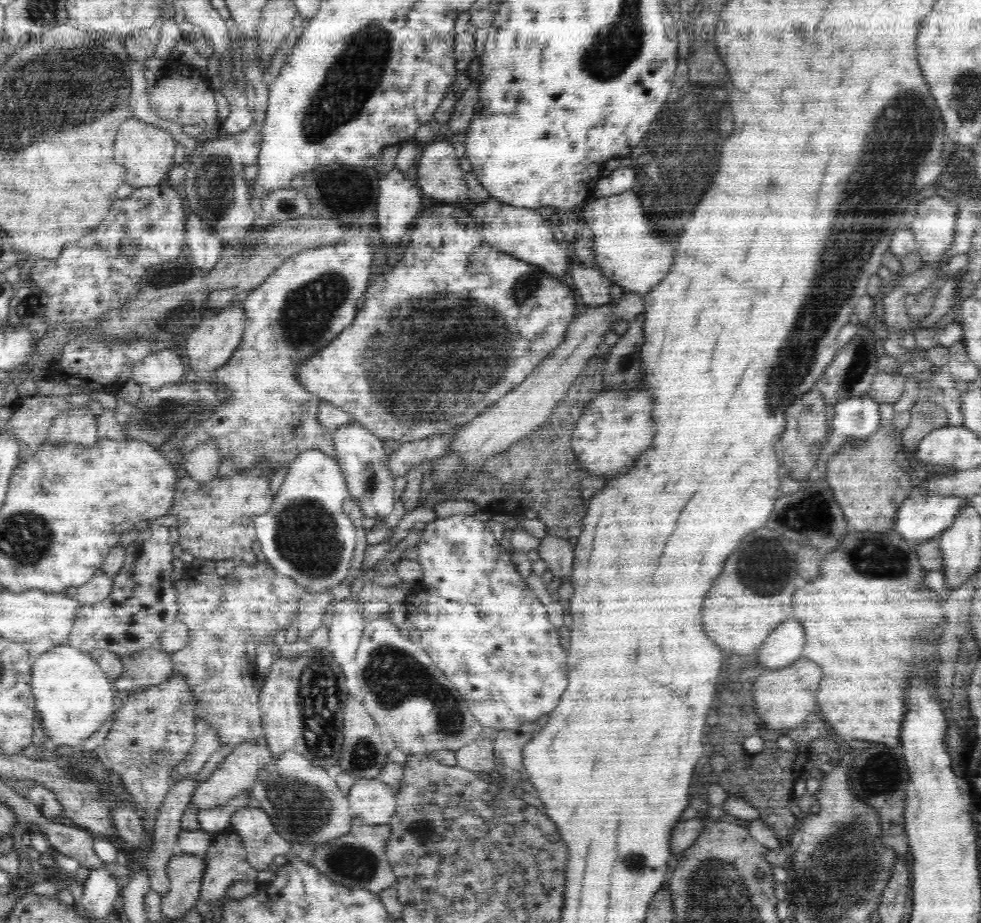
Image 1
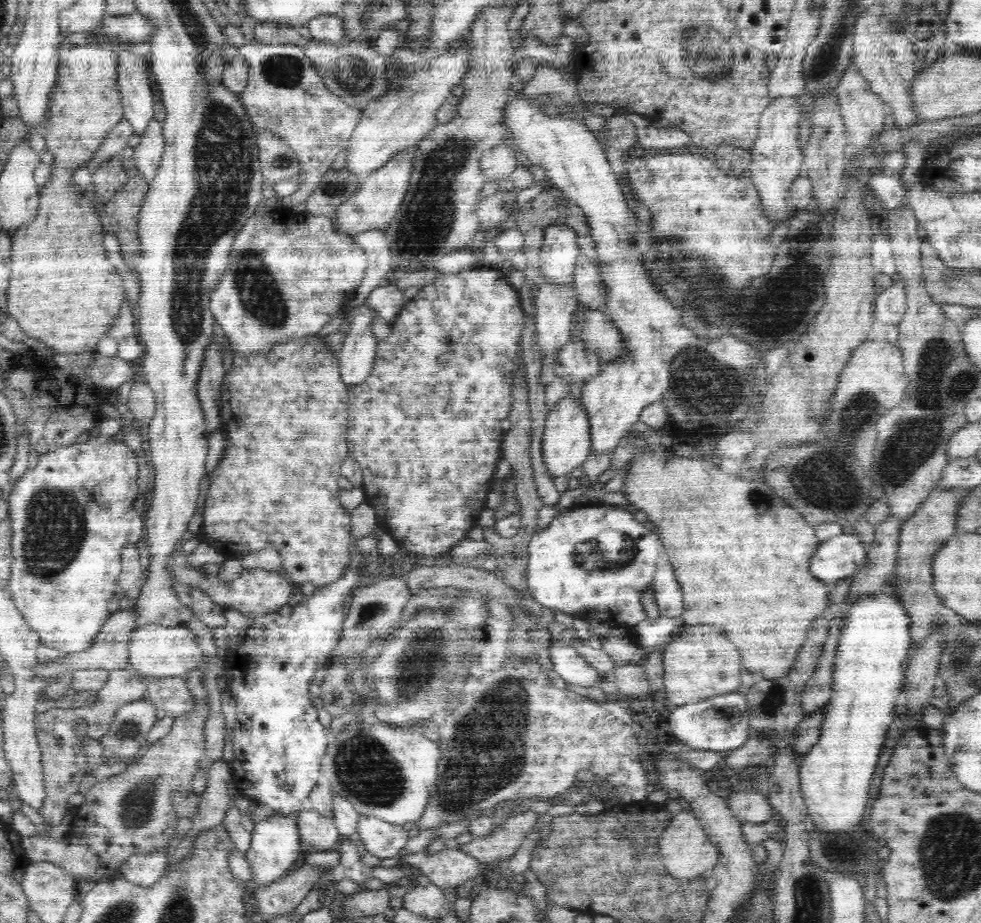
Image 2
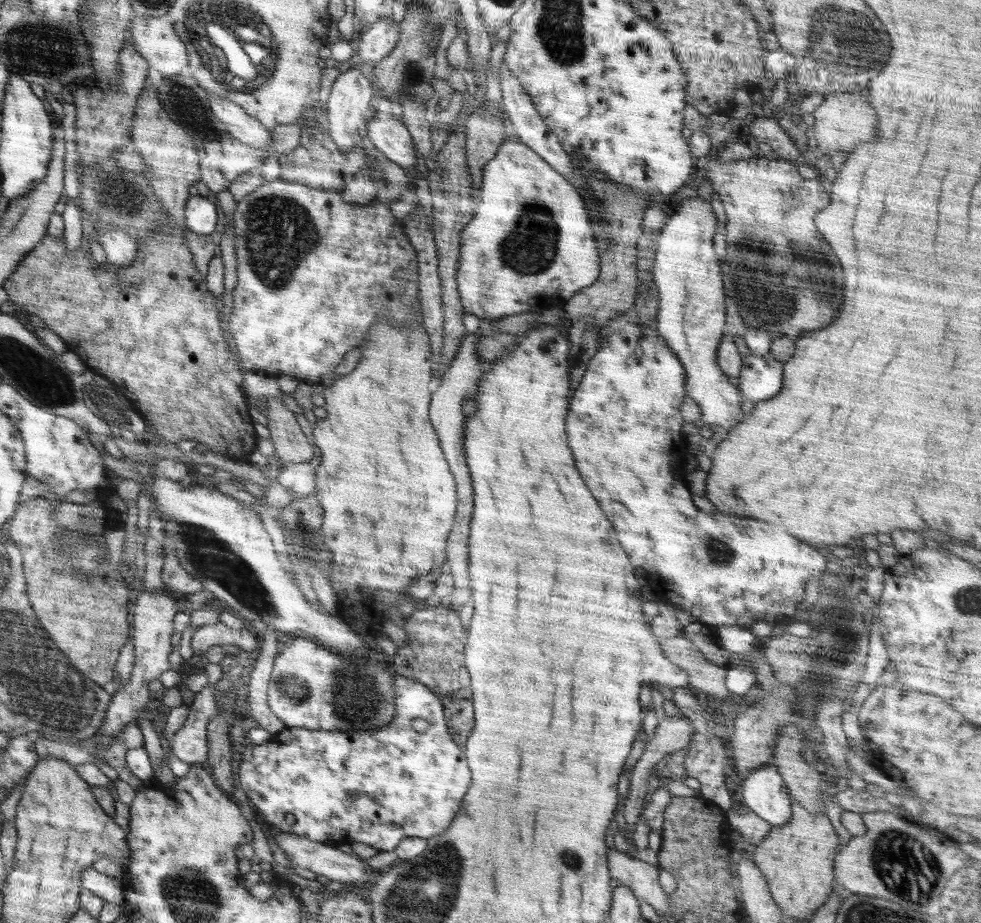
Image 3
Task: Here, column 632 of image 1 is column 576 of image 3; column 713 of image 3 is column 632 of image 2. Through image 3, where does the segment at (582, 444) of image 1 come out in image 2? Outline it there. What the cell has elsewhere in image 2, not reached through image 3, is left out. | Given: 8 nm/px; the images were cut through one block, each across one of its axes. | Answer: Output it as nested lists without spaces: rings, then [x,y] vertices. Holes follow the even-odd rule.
[[[600,502],[577,504],[555,516],[545,529],[537,530],[528,546],[526,586],[531,598],[542,607],[586,618],[599,627],[632,627],[648,619],[641,602],[646,590],[654,593],[660,617],[681,617],[685,610],[684,598],[676,580],[674,568],[668,562],[668,552],[658,534],[648,530],[630,511],[620,506]]]

